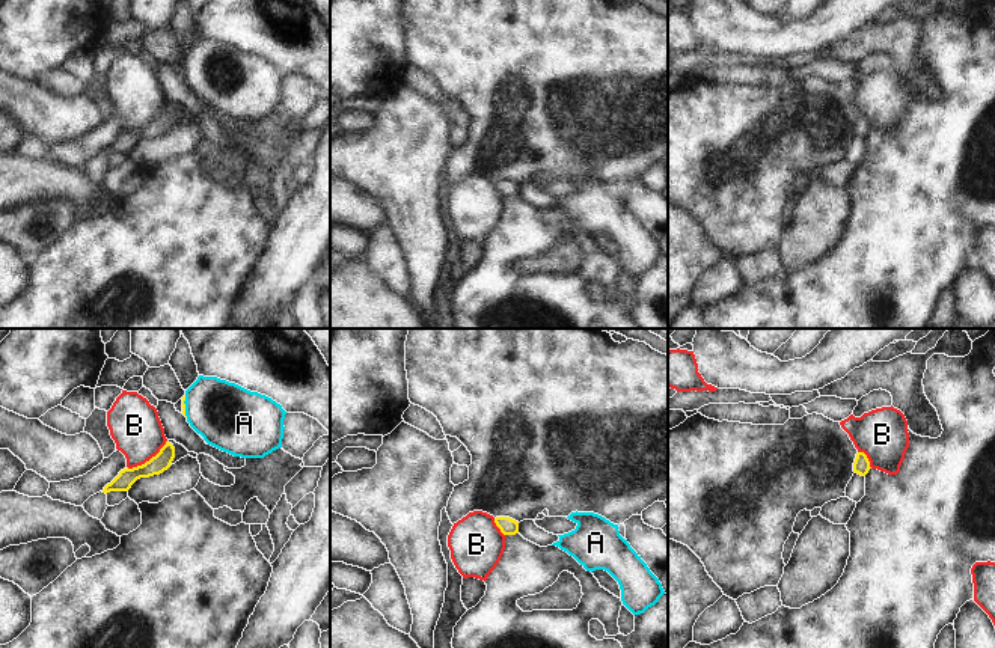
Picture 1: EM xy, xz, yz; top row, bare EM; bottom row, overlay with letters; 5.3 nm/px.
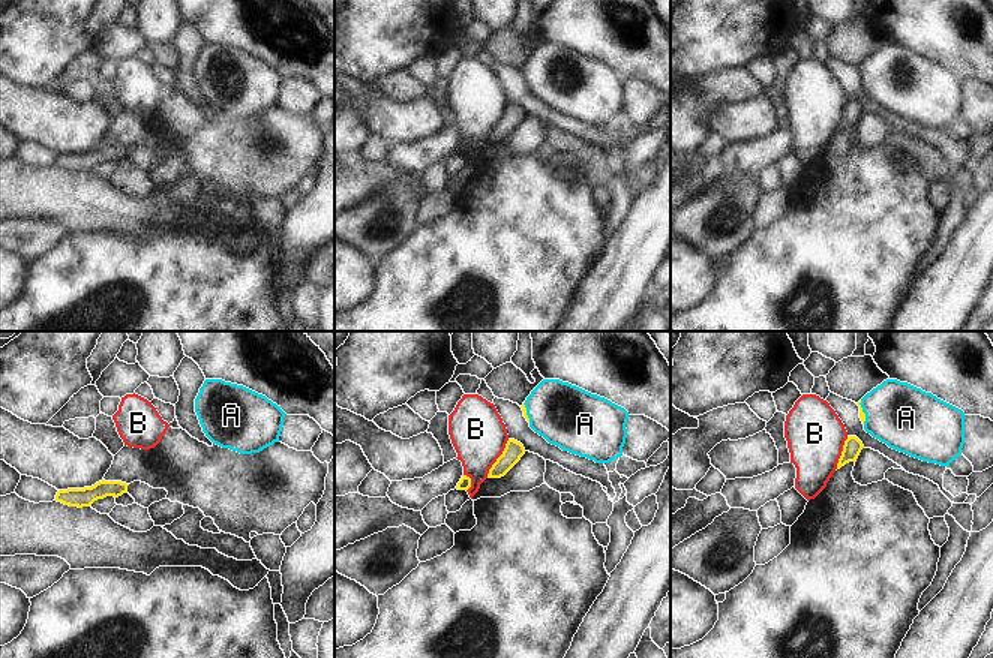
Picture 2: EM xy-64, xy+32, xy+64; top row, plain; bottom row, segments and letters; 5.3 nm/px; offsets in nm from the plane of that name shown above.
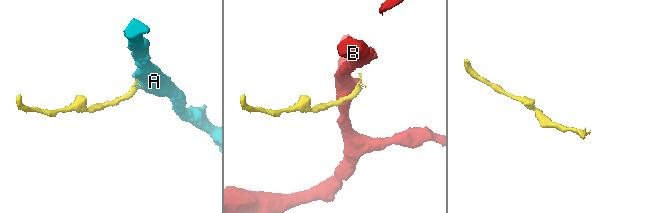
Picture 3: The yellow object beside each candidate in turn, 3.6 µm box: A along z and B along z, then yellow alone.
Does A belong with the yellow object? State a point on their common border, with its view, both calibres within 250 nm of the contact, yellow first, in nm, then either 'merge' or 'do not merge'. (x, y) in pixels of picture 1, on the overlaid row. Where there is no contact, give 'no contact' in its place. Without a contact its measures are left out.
meets yellow in xy at (184, 407); 20 nm thick on the yellow side, 360 nm on the other; merge

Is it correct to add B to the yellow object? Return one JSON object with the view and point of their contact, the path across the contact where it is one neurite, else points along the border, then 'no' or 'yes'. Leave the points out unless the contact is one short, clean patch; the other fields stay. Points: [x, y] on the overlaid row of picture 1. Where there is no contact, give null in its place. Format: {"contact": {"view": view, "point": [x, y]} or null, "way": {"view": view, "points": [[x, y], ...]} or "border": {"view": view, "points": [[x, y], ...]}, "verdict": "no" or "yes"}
{"contact": {"view": "xy", "point": [150, 460]}, "verdict": "no"}

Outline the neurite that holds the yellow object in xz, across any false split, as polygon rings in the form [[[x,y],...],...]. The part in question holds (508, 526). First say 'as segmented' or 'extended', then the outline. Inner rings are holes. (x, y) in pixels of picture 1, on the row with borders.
as segmented; [[[496,517],[494,523],[504,535],[519,533],[519,521],[510,518],[510,517]]]

